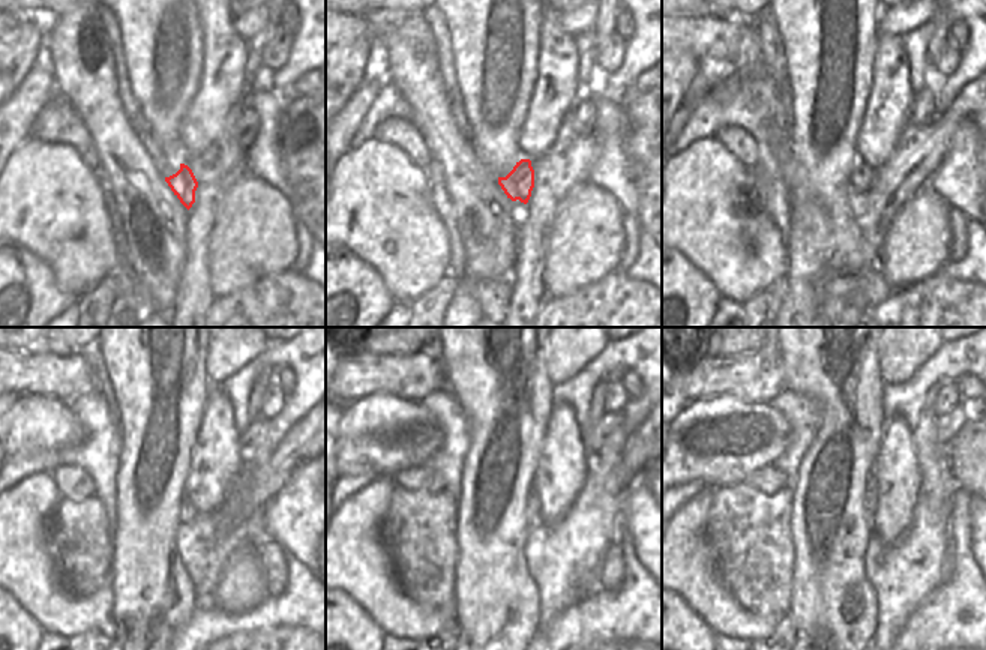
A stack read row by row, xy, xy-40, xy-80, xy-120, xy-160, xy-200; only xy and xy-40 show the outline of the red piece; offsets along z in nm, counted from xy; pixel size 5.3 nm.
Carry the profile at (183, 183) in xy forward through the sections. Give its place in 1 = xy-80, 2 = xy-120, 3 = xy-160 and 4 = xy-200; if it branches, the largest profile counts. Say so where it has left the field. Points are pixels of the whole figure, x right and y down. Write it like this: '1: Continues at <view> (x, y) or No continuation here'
1: Continues at xy-80 (860, 177)
2: Continues at xy-120 (188, 511)
3: Continues at xy-160 (532, 503)
4: Continues at xy-200 (869, 497)

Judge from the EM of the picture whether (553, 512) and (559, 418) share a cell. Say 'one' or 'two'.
one

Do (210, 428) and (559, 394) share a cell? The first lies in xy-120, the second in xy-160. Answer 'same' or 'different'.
different

